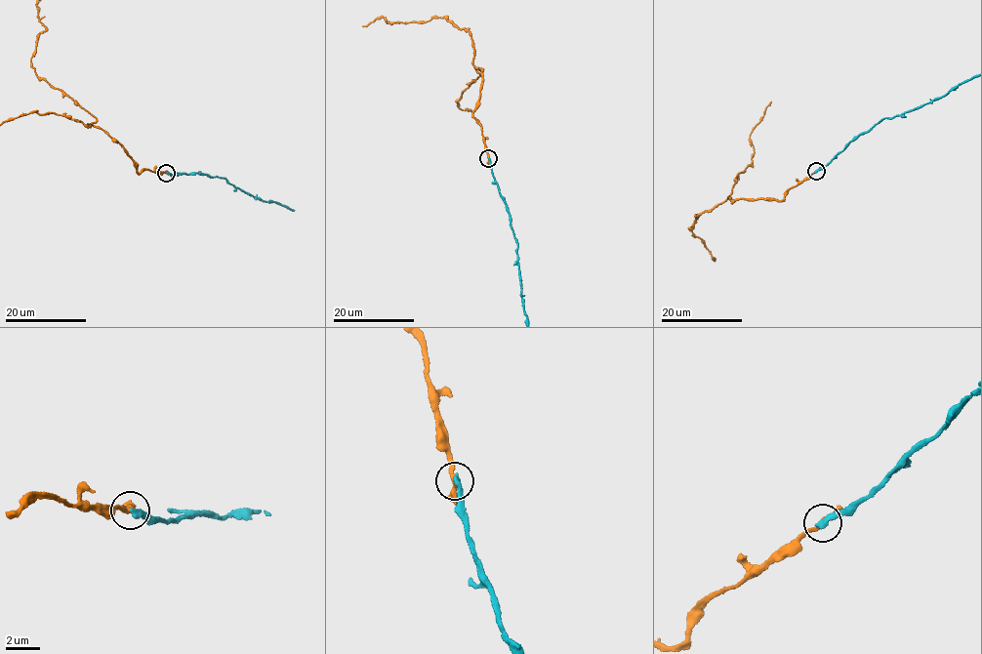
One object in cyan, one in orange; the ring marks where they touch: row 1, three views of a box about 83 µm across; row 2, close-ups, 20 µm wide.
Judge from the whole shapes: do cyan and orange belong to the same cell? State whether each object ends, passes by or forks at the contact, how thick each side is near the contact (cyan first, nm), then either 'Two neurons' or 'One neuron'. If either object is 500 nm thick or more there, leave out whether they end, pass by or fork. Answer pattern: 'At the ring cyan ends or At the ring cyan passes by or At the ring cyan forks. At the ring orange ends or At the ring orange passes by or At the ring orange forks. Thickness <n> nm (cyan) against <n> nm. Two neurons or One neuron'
At the ring cyan ends. At the ring orange passes by. Thickness 360 nm (cyan) against 300 nm. One neuron

